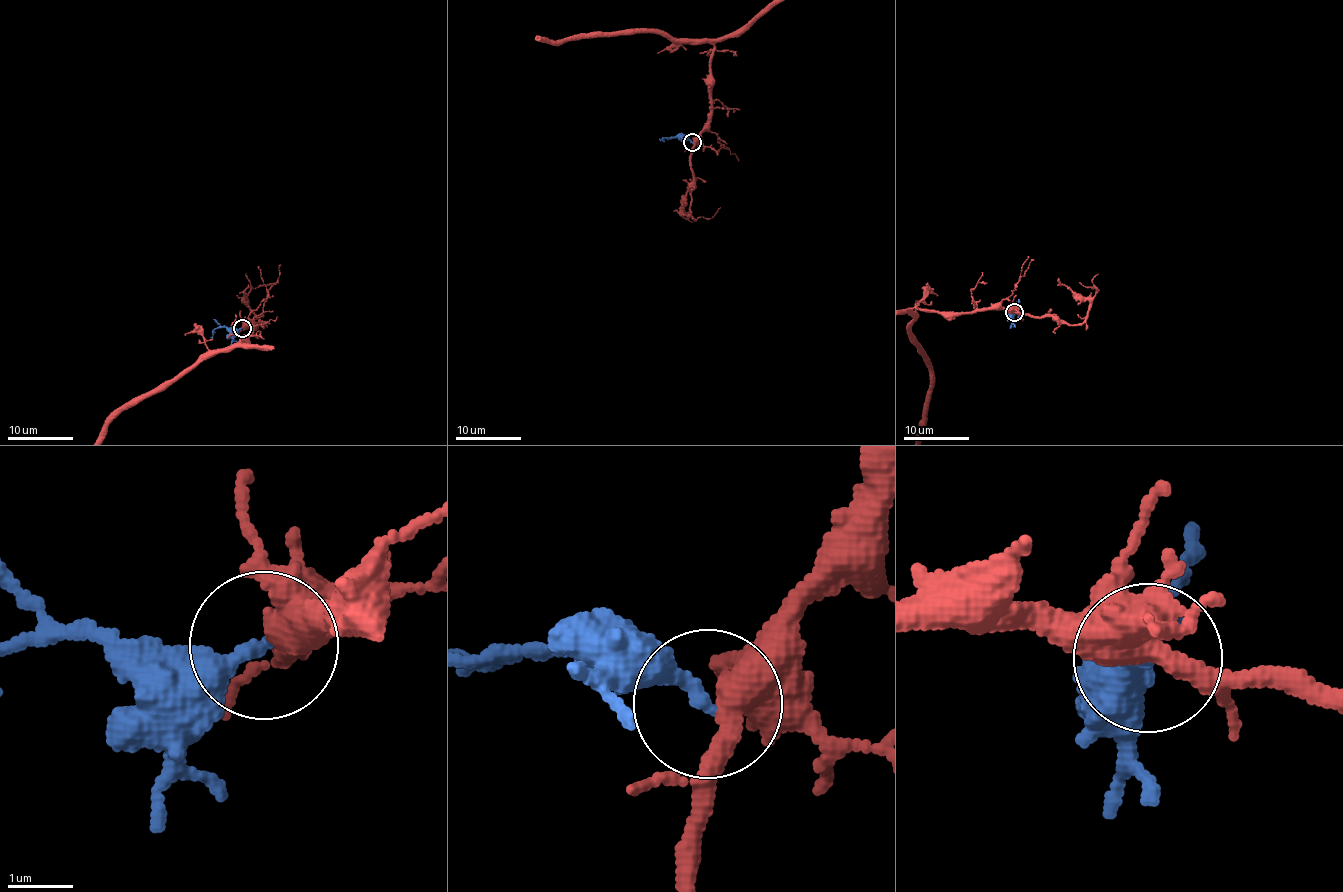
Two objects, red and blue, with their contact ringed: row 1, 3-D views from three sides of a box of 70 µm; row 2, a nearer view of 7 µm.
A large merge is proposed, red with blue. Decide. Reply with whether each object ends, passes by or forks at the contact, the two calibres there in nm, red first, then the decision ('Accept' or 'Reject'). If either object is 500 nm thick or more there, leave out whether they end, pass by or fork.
At the ring red passes by. At the ring blue ends. Thickness 460 nm (red) against 280 nm. Accept

